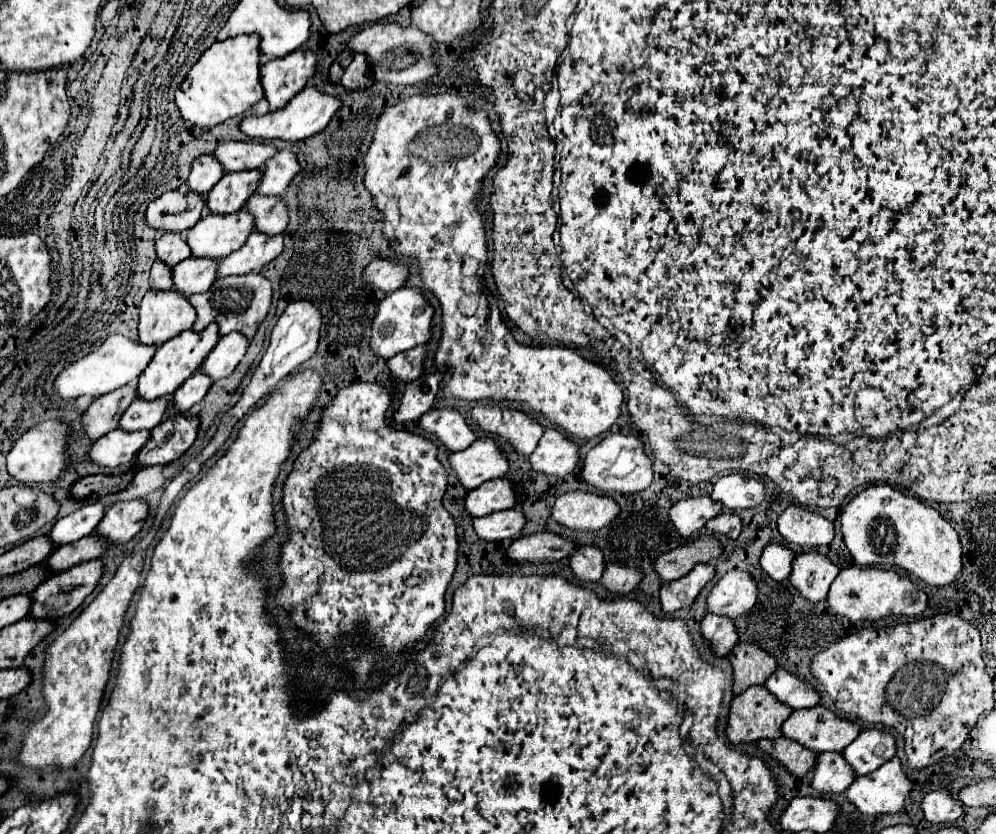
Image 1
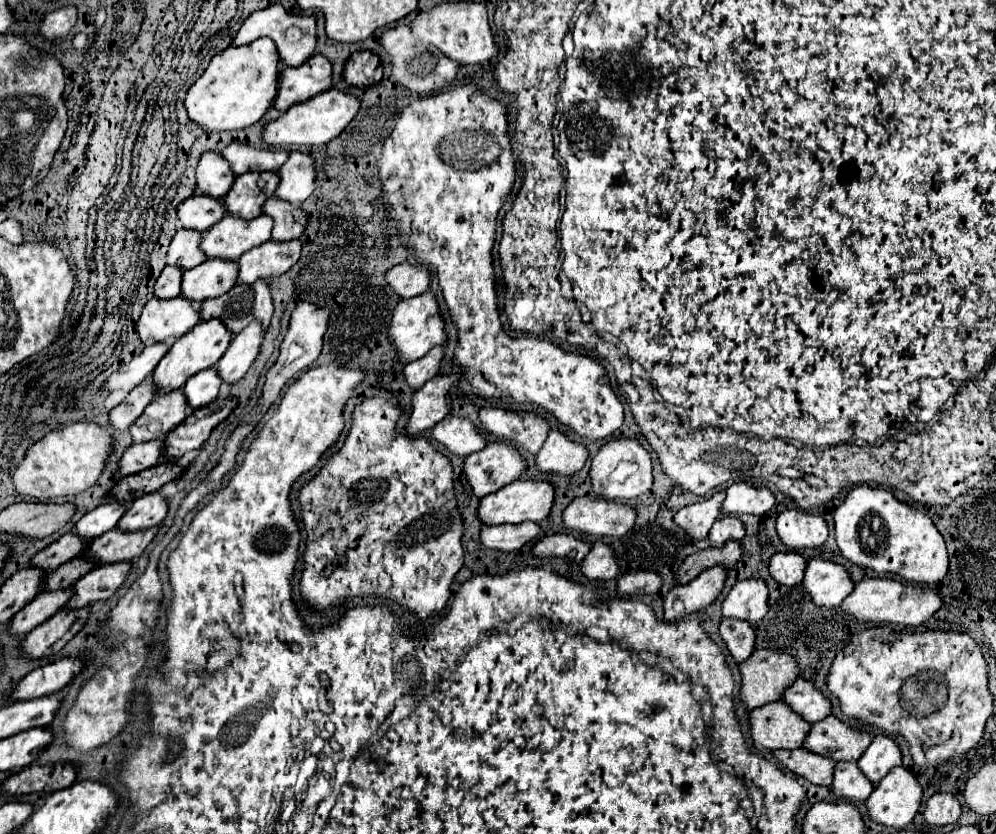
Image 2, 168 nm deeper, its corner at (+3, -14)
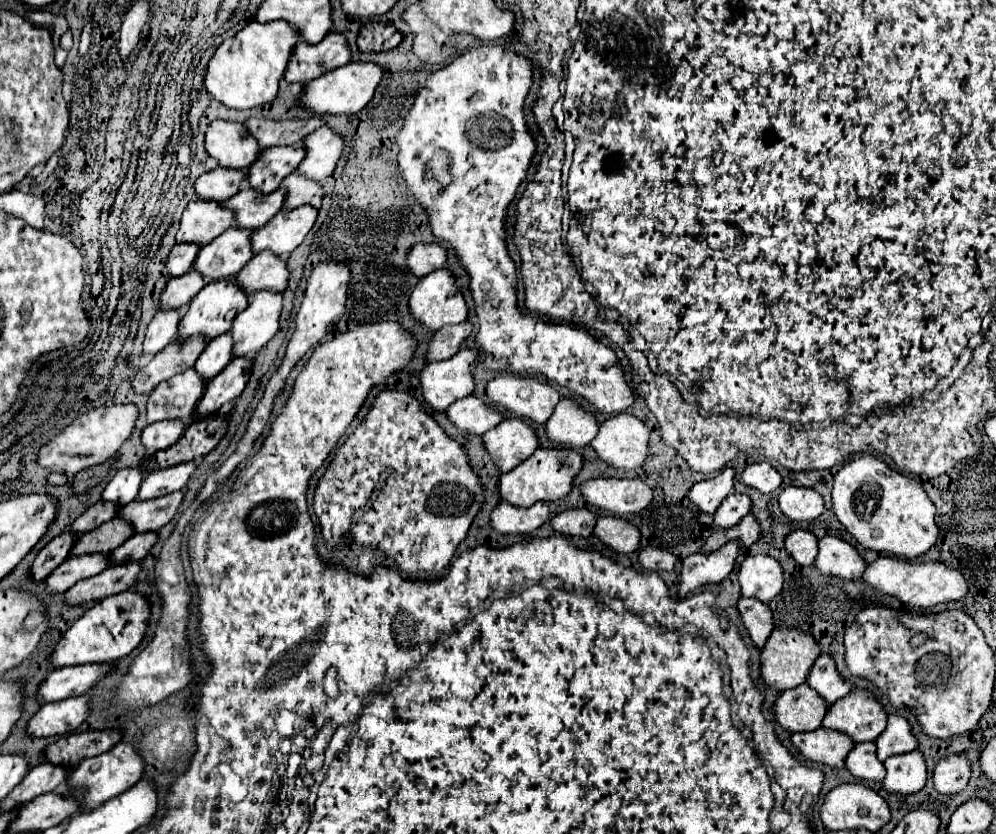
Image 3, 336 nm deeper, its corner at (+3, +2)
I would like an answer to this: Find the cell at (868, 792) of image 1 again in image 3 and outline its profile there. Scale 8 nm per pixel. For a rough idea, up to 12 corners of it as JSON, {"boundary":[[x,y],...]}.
{"boundary":[[921,750],[885,762],[887,792],[915,794],[927,782]]}

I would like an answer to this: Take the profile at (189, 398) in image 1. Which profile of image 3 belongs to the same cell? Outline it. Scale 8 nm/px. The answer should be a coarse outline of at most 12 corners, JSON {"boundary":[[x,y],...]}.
{"boundary":[[231,332],[207,344],[195,370],[203,380],[215,378],[229,362]]}

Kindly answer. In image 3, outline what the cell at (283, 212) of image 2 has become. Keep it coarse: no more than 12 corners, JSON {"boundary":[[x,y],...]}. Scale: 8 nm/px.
{"boundary":[[299,170],[281,186],[287,190],[285,208],[321,206],[323,186]]}

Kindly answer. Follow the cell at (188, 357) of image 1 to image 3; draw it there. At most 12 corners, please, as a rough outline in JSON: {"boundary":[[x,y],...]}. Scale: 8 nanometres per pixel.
{"boundary":[[235,278],[209,282],[179,324],[179,338],[231,330],[249,304]]}

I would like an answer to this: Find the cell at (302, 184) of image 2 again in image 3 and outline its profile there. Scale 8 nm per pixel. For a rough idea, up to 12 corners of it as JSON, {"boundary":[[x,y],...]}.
{"boundary":[[321,126],[307,136],[299,172],[321,182],[335,170],[345,138]]}

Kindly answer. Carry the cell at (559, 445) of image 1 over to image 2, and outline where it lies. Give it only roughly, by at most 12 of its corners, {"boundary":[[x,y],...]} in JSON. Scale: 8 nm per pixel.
{"boundary":[[551,430],[537,454],[543,474],[573,476],[587,450]]}

